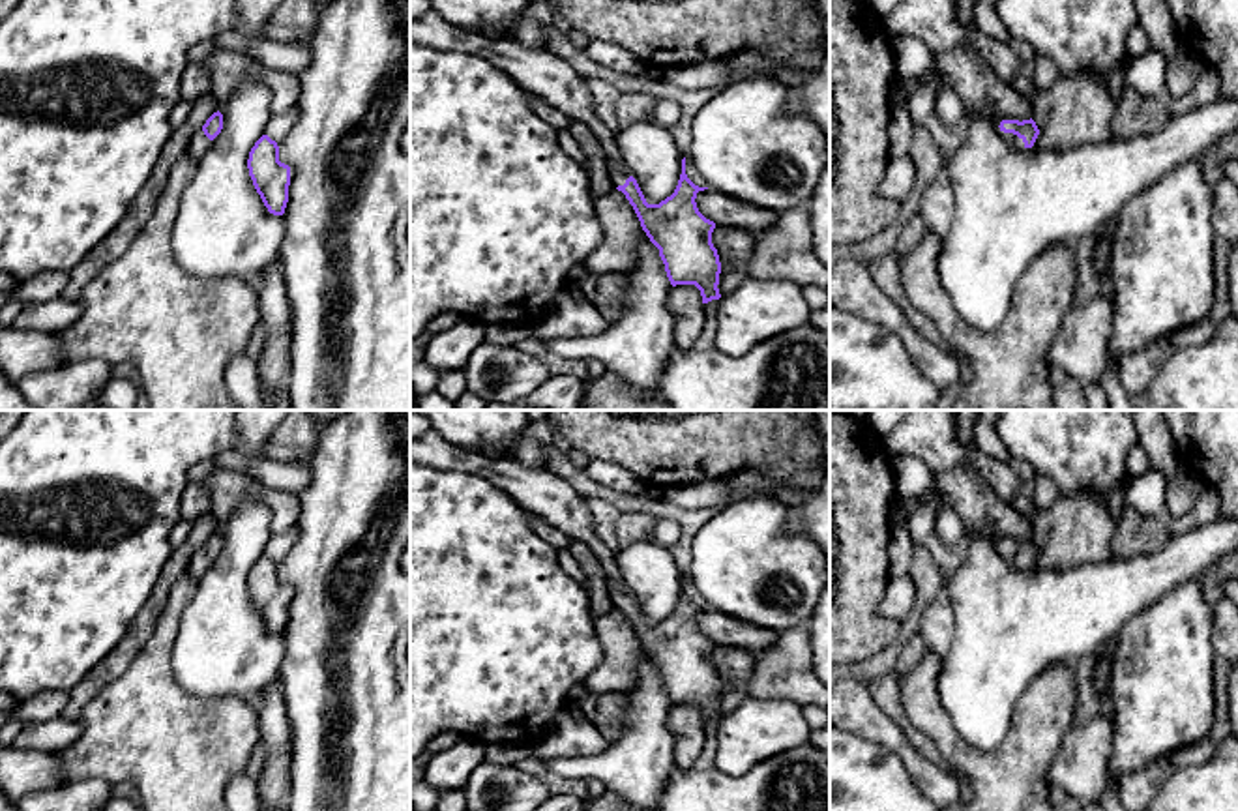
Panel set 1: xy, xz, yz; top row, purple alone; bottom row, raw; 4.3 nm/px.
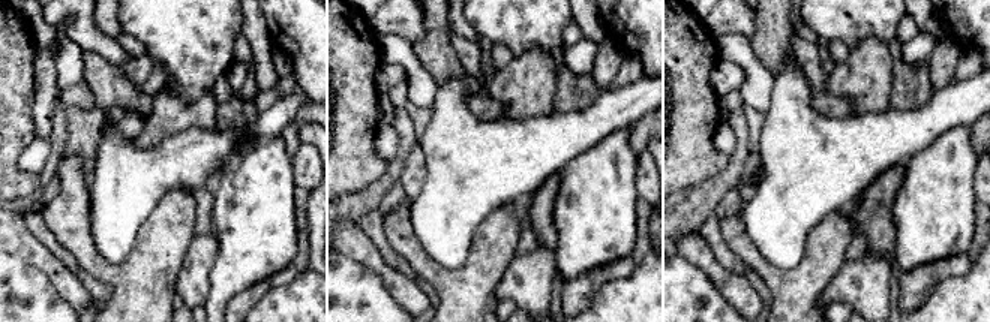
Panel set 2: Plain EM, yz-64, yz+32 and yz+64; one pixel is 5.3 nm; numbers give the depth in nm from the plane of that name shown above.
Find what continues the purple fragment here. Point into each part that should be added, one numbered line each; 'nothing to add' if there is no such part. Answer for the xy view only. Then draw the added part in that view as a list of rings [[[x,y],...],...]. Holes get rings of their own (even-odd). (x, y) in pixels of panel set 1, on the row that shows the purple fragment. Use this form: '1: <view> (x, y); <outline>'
1: xy (199, 143); [[[199,129],[193,139],[189,140],[189,146],[185,150],[185,155],[199,159],[200,154],[212,144],[212,140],[204,135],[202,129]]]

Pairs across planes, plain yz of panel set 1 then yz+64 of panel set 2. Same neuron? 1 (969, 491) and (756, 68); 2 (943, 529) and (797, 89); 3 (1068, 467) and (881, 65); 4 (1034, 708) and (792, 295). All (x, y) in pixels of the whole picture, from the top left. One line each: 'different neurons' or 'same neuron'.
1: different neurons
2: different neurons
3: different neurons
4: same neuron

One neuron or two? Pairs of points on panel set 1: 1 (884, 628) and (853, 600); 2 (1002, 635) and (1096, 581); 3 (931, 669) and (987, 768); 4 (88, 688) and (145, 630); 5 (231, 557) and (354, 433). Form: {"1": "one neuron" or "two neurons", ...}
{"1": "one neuron", "2": "one neuron", "3": "one neuron", "4": "one neuron", "5": "two neurons"}

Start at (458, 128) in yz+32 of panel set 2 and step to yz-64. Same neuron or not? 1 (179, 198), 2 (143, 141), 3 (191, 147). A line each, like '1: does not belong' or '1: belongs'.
1: does not belong
2: does not belong
3: belongs

